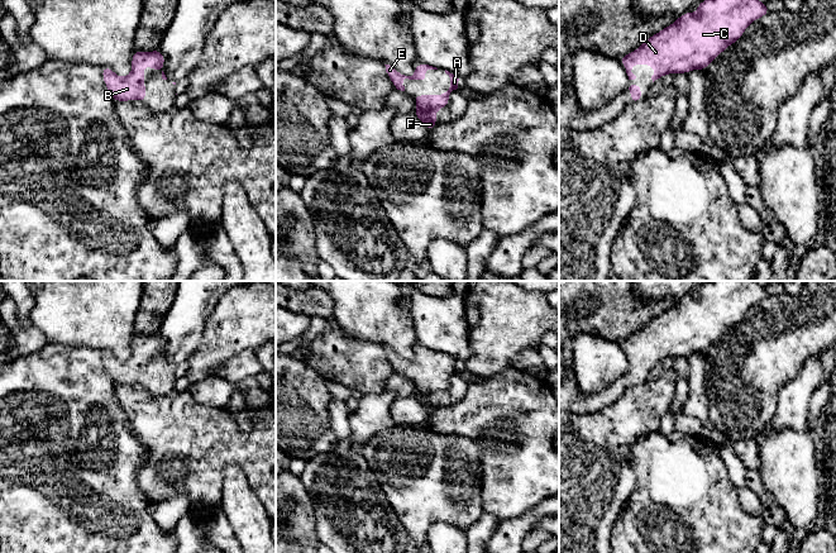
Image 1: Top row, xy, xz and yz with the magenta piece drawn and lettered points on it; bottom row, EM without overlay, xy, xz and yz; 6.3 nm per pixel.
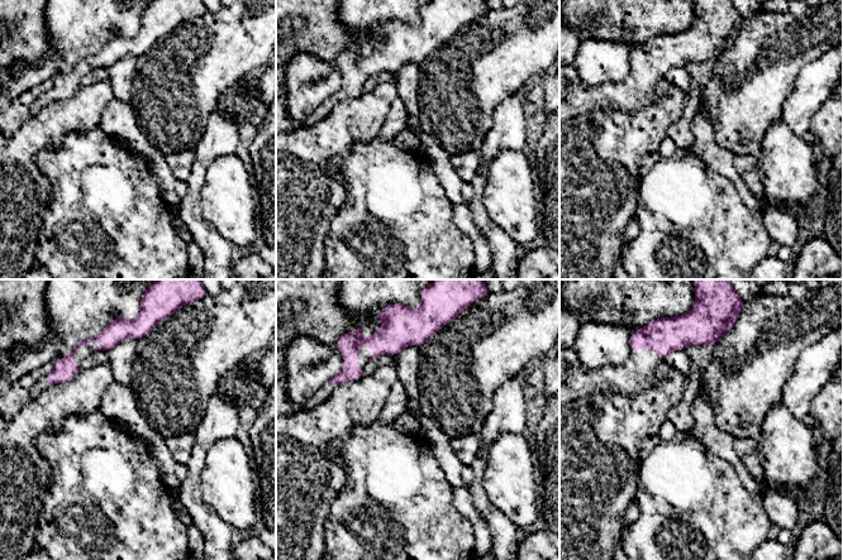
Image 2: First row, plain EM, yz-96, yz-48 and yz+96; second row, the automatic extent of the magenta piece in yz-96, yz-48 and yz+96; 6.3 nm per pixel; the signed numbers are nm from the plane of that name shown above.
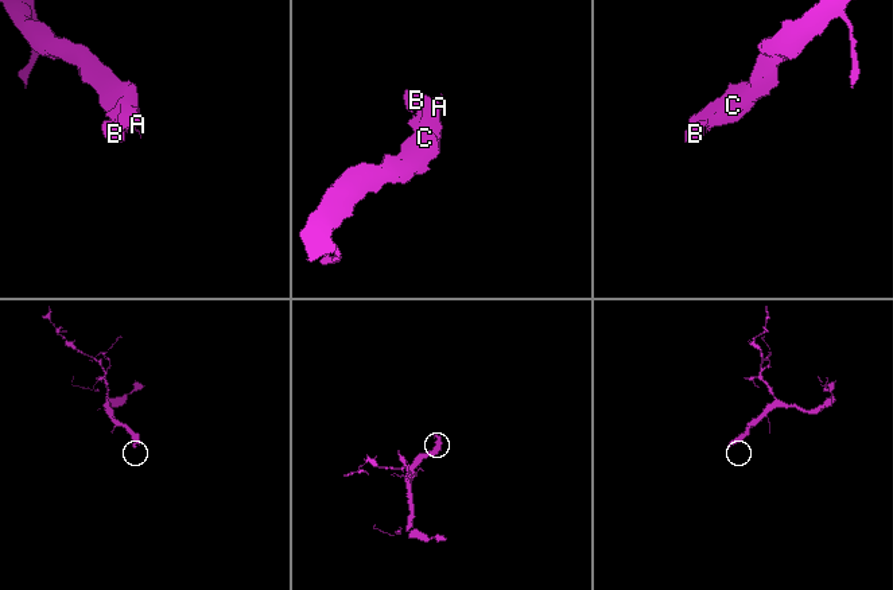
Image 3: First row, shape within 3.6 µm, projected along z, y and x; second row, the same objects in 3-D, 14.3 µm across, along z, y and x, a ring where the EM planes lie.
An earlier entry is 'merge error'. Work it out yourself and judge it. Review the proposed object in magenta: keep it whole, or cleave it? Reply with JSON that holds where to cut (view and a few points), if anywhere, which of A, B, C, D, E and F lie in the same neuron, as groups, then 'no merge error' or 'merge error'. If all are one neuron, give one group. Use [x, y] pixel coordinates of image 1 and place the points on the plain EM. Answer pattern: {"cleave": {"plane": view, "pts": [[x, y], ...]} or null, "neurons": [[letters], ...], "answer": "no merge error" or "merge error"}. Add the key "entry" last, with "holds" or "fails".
{"cleave": null, "neurons": [["A", "B", "C", "D", "E", "F"]], "answer": "no merge error", "entry": "fails"}

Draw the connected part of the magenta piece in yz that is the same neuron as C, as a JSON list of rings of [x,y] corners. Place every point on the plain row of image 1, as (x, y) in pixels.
[[[710,281],[698,287],[697,296],[691,295],[679,300],[673,308],[661,313],[659,316],[648,321],[637,333],[620,342],[626,352],[629,363],[635,363],[636,359],[631,356],[634,348],[650,348],[656,354],[651,359],[653,366],[668,357],[687,357],[692,353],[703,354],[720,337],[728,329],[740,323],[745,313],[756,302],[770,296],[766,287],[756,281]]]

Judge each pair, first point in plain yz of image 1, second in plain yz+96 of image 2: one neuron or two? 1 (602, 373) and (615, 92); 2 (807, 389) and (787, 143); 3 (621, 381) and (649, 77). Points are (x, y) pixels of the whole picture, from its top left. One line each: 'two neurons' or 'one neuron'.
1: two neurons
2: two neurons
3: one neuron

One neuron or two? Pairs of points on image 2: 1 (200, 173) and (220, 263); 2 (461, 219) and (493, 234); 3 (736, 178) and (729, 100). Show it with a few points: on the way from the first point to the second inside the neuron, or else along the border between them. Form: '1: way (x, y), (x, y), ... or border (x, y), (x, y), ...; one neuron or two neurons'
1: way (194, 196), (194, 220), (210, 240); one neuron
2: border (465, 202), (491, 253); two neurons
3: border (714, 132), (717, 143), (734, 156); two neurons

